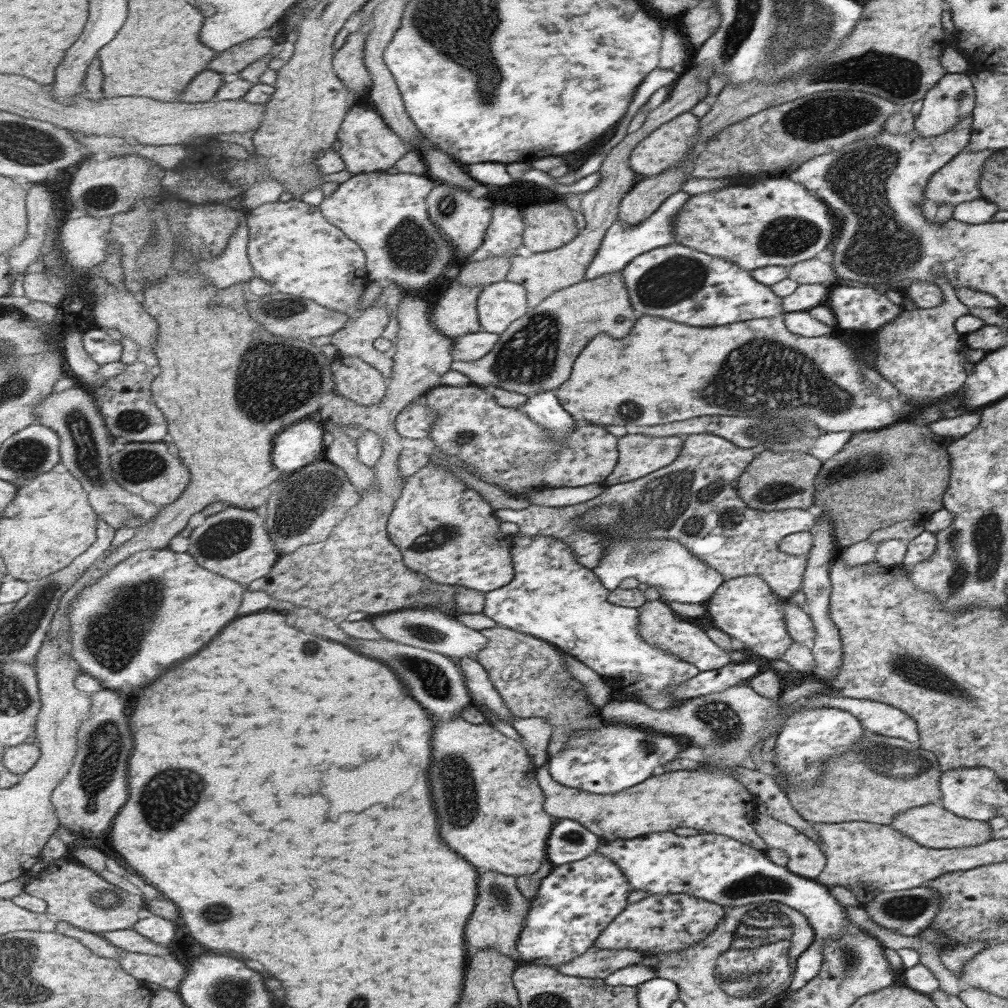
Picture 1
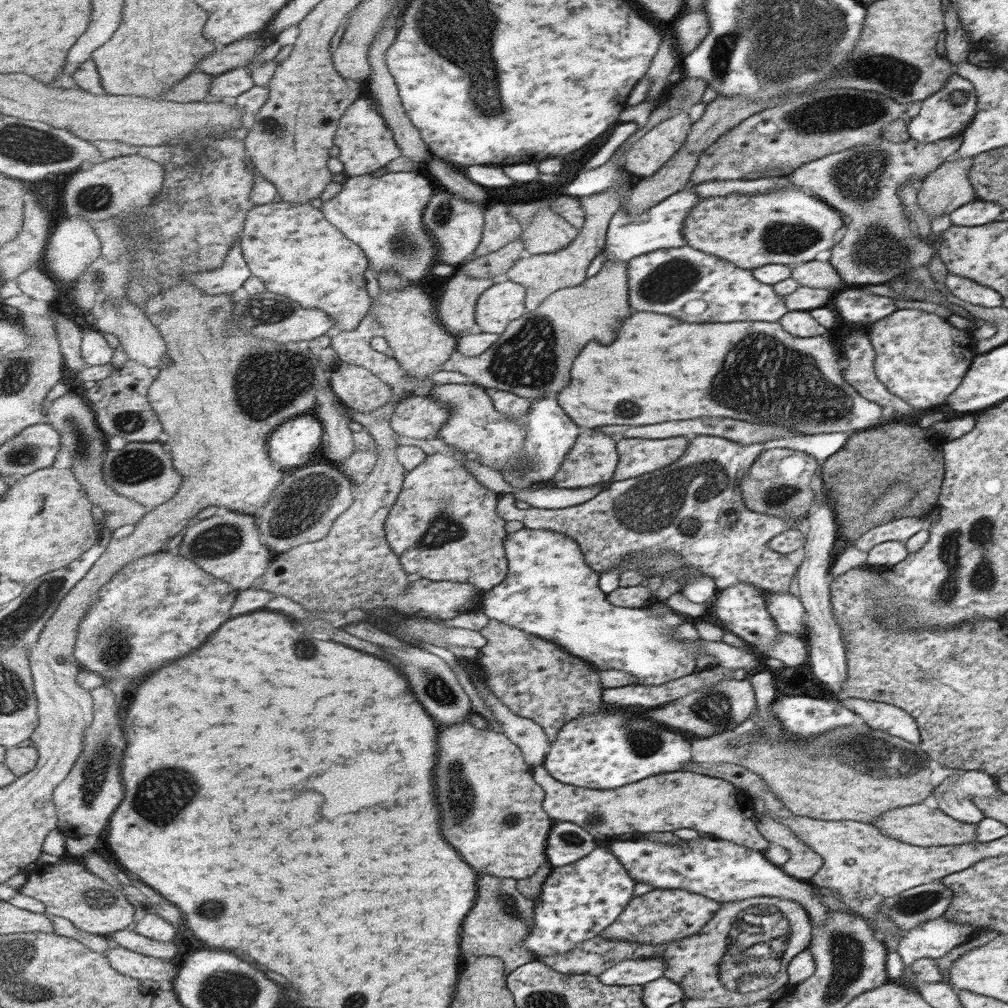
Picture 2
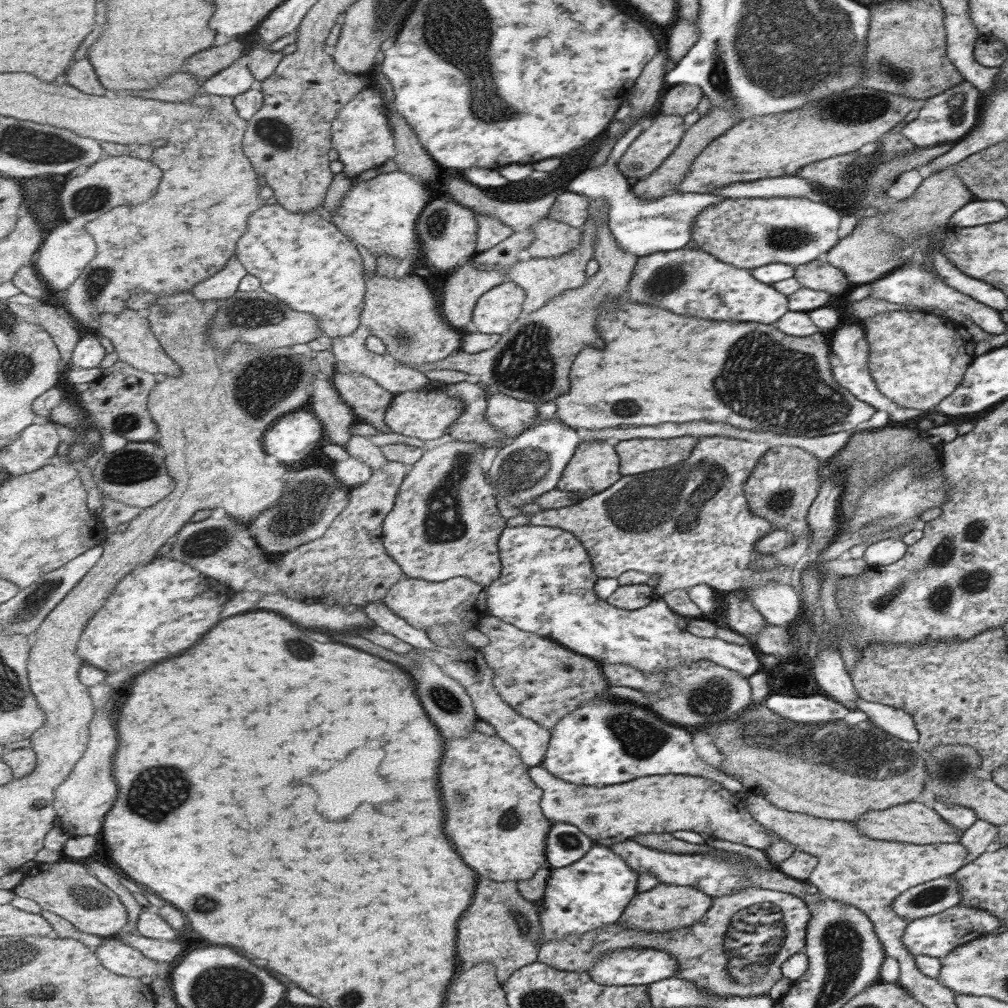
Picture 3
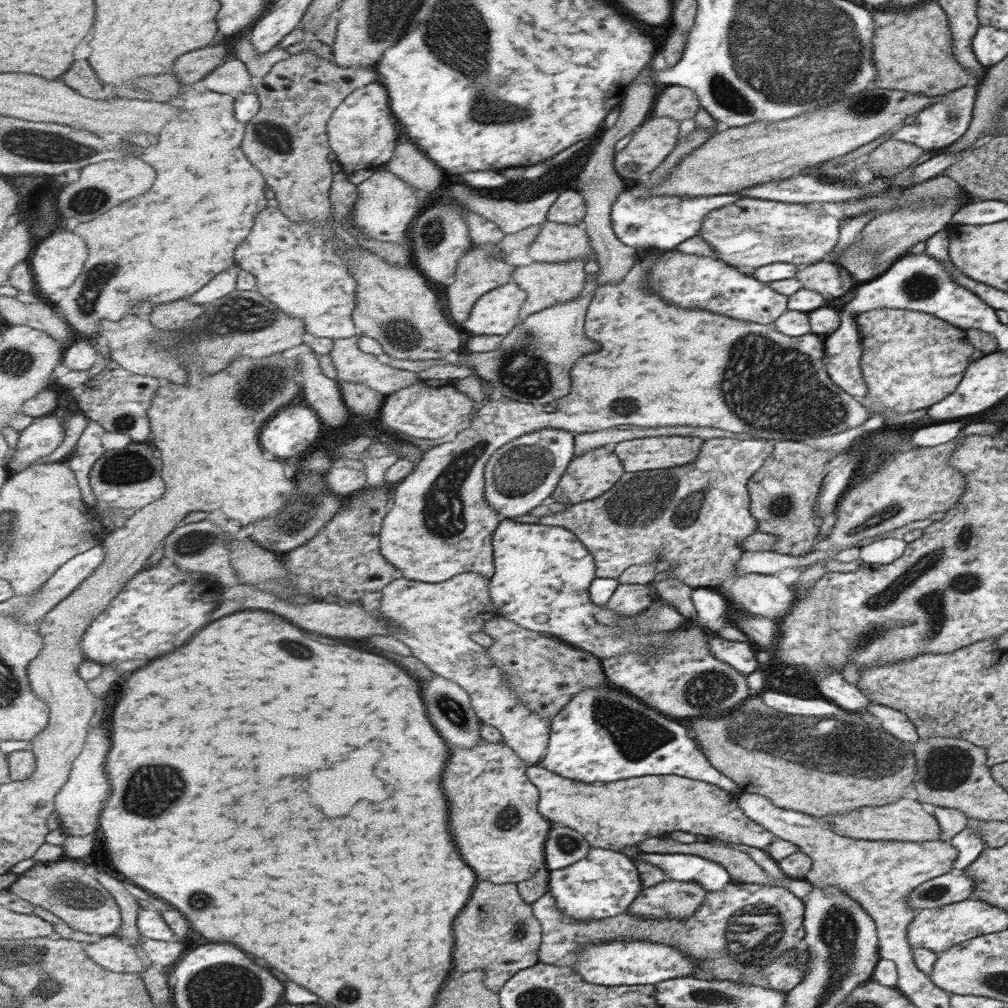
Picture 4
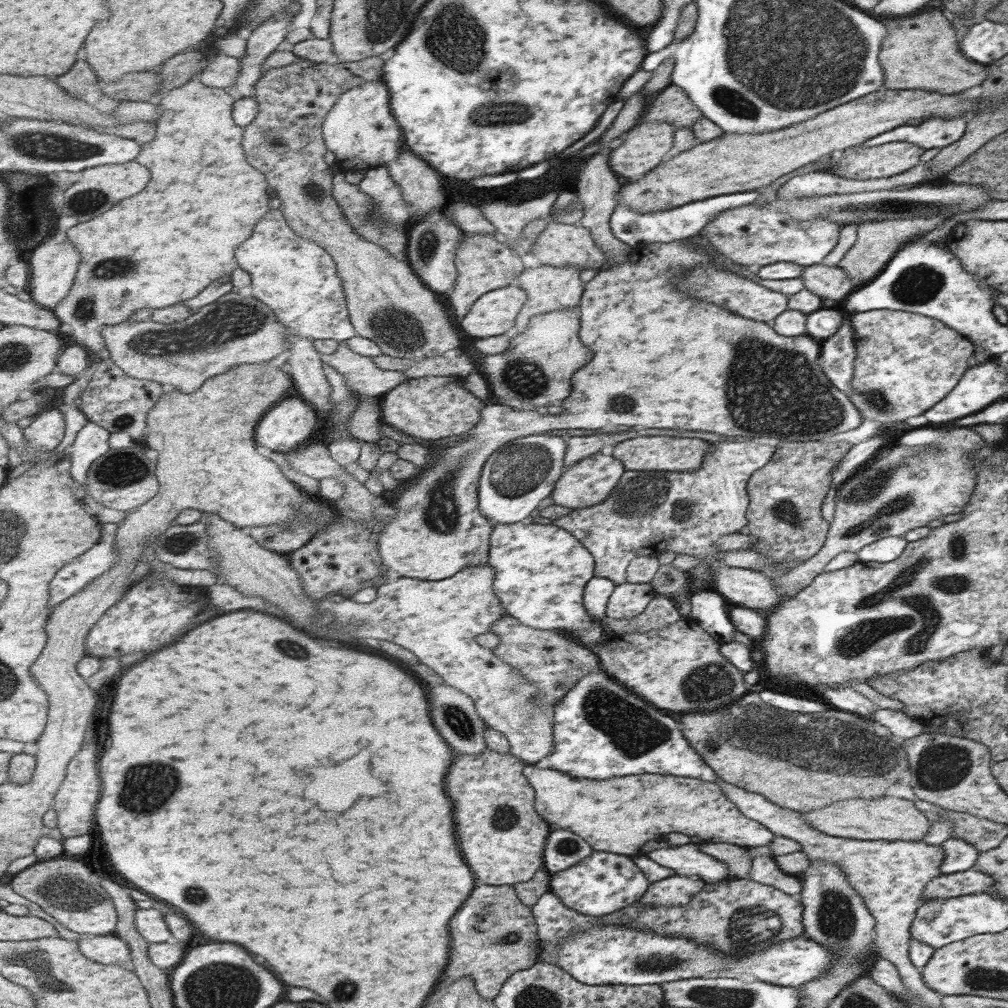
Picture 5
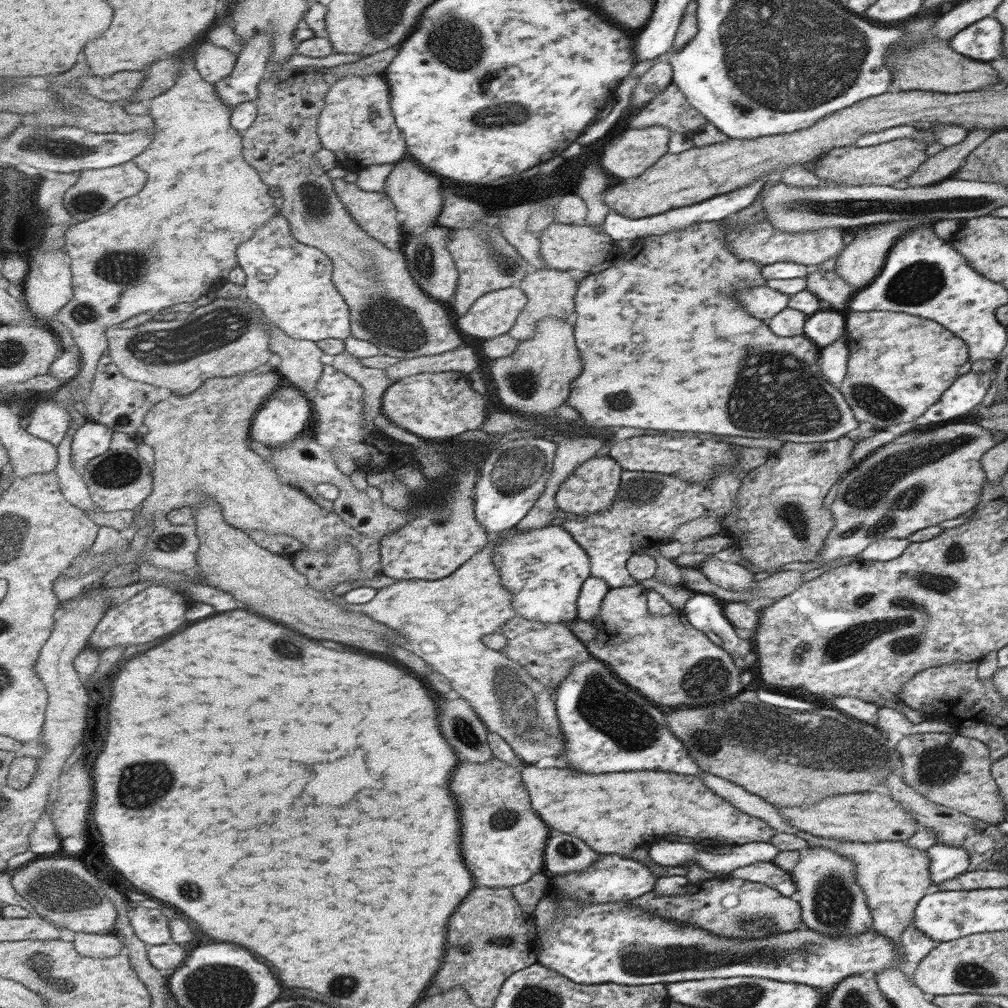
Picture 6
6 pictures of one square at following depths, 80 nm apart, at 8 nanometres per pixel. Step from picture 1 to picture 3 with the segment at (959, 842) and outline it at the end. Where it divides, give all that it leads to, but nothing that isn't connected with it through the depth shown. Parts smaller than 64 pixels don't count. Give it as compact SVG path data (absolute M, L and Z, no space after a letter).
M917 801L898 804L885 810L867 811L865 815L861 815L857 820L851 820L858 828L863 836L871 837L874 840L897 841L907 844L933 844L945 843L951 844L958 842L962 832L947 824L943 817L938 815L934 809L928 808L923 803Z

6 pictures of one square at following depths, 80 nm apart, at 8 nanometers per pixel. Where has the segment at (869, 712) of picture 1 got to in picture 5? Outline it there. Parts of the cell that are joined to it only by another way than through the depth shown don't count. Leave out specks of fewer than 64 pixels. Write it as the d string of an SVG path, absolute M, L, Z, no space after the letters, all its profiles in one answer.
M877 708L871 719L887 726L893 736L899 736L903 740L913 738L923 732L936 732L936 728L923 726L917 720L908 717L906 713L889 708Z

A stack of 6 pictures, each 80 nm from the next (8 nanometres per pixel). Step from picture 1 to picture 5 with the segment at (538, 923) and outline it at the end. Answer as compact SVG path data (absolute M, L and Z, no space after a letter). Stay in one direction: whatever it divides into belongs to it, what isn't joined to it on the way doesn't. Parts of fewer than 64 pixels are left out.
M591 851L573 866L549 874L549 892L579 914L600 917L635 903L647 891L647 879L627 855Z

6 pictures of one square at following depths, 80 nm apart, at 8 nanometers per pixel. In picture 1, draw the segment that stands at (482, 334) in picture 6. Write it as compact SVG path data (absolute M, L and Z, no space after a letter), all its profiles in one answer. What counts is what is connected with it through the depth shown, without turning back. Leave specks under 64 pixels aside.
M501 281L486 285L478 298L478 313L483 331L502 335L529 310L523 285Z

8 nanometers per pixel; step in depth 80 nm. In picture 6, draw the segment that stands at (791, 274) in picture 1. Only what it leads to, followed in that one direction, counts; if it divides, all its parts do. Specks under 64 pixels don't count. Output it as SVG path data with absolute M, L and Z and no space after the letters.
M812 267L805 276L806 289L823 300L827 309L845 313L854 296L853 288L830 267Z

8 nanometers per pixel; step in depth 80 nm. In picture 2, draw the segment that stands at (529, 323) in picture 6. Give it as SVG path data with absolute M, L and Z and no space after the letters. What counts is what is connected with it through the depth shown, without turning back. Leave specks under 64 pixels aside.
M613 189L602 193L580 197L581 209L584 213L584 225L578 229L578 235L573 242L561 250L549 254L529 255L527 258L519 257L515 264L506 272L505 279L515 281L524 288L525 311L535 310L547 295L553 294L560 288L574 287L586 279L586 271L592 258L596 258L604 247L604 238L609 220L620 206L620 194Z

